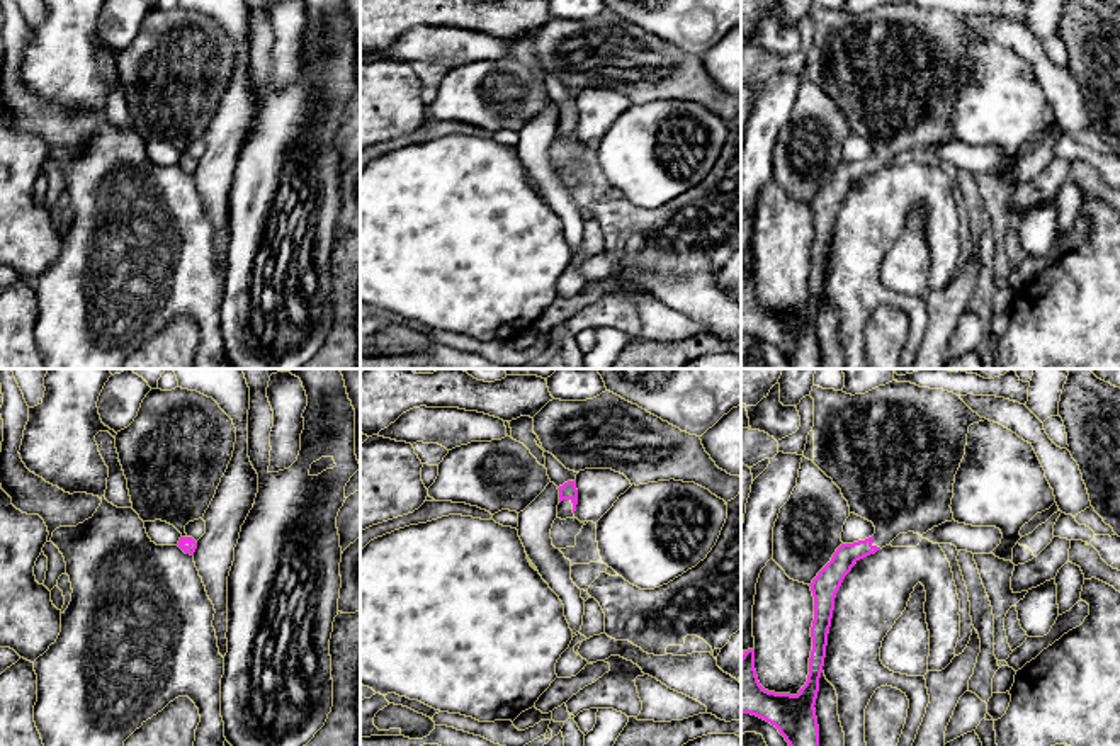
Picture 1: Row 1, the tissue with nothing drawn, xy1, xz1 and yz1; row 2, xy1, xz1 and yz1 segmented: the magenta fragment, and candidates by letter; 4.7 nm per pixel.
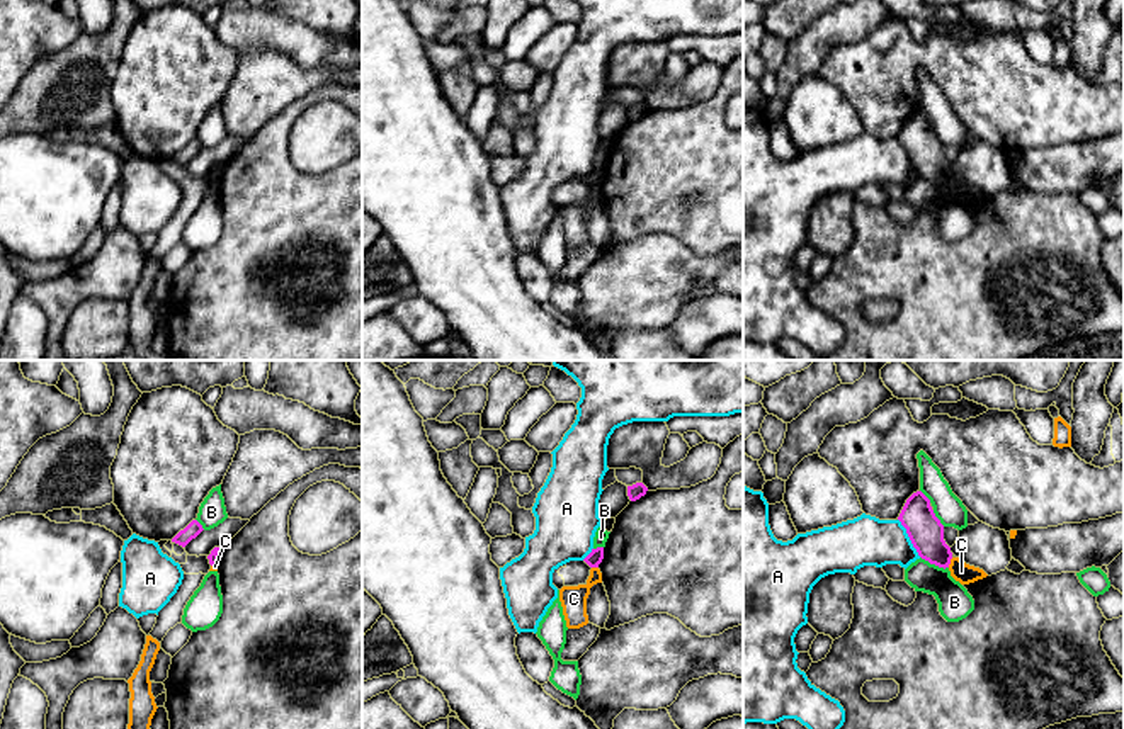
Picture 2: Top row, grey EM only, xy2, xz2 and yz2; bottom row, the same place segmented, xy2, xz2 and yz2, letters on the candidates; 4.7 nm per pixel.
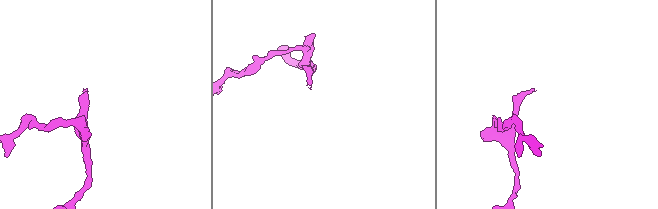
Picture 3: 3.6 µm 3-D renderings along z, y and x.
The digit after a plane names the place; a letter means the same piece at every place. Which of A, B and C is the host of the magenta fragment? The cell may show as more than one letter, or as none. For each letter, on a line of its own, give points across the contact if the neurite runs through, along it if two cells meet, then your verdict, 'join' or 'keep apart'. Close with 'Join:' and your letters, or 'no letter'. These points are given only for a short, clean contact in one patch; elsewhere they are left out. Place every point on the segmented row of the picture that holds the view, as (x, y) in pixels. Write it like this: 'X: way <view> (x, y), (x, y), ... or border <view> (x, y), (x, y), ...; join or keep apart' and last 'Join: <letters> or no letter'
A: keep apart
B: keep apart
C: border yz2 (953, 558), (948, 566); keep apart
Join: no letter

